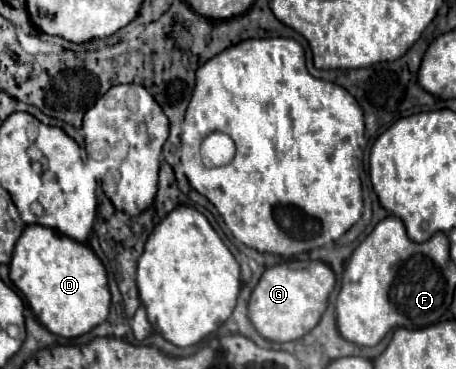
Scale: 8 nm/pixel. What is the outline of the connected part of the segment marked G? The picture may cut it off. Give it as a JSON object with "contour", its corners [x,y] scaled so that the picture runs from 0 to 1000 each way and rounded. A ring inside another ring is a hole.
{"contour":[[[634,705],[586,726],[546,808],[546,867],[559,894],[603,927],[634,927],[664,916],[695,883],[717,835],[721,797],[735,780],[735,743],[713,710]]]}

